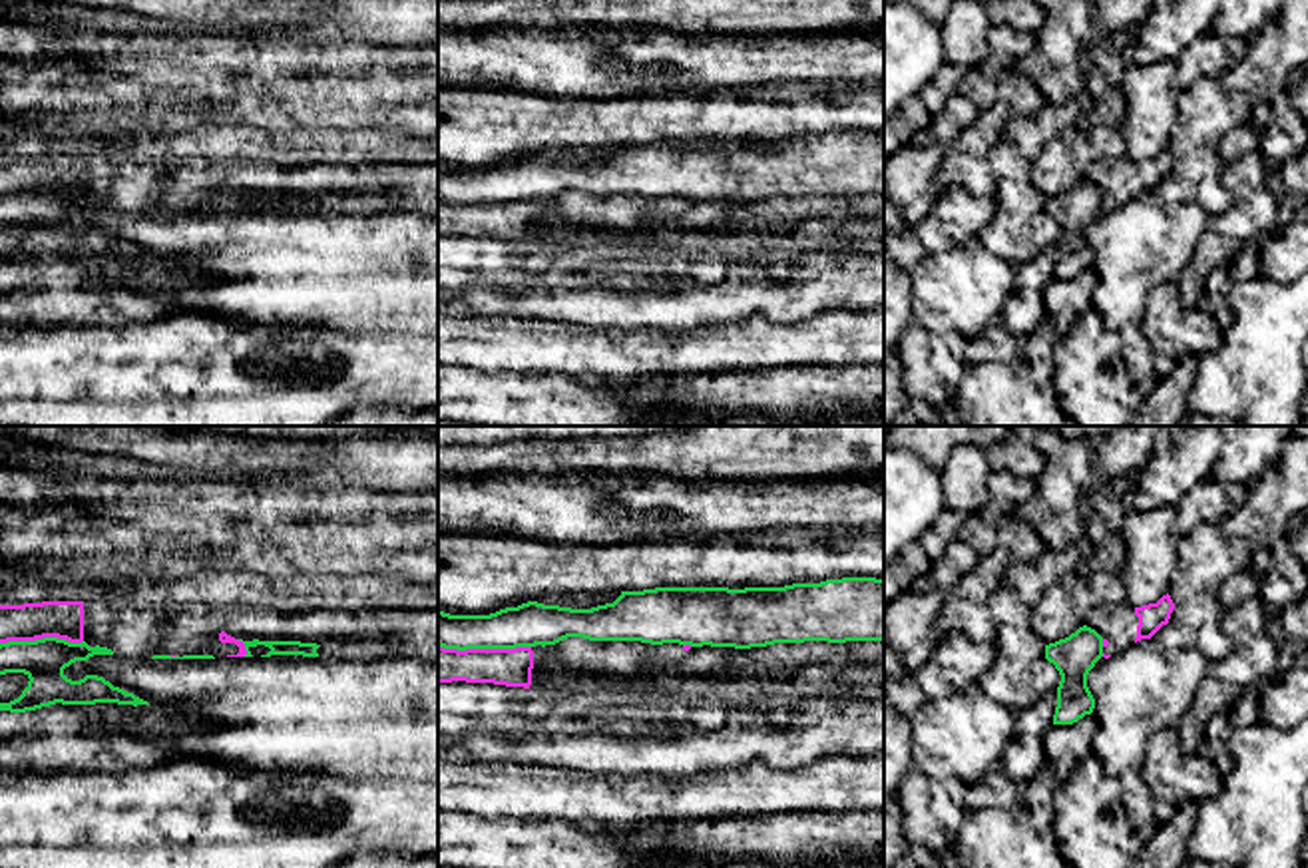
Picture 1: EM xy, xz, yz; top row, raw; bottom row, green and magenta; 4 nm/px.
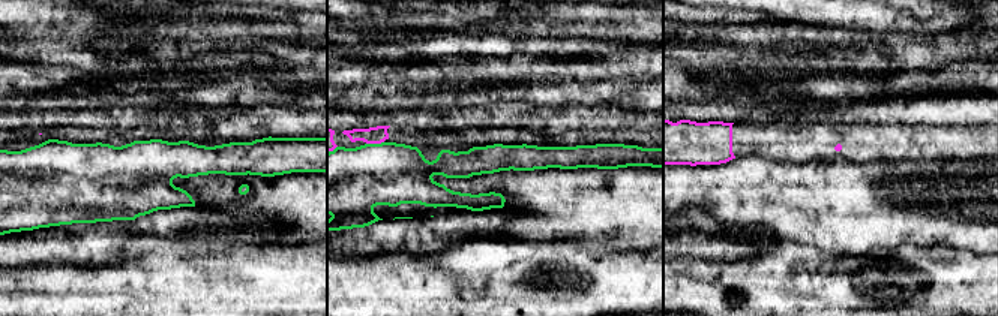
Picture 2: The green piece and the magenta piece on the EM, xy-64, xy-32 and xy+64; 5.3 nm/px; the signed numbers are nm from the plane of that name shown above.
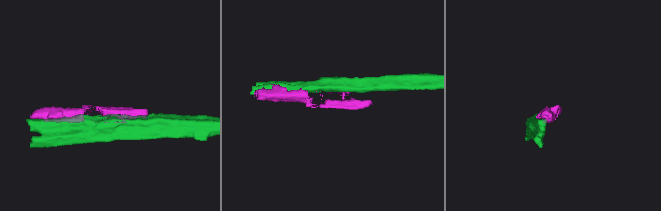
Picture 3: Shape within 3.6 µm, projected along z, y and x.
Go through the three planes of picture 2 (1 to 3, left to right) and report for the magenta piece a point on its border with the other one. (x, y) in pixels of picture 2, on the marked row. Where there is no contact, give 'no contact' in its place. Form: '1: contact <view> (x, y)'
1: no contact
2: contact xy-32 (374, 144)
3: no contact

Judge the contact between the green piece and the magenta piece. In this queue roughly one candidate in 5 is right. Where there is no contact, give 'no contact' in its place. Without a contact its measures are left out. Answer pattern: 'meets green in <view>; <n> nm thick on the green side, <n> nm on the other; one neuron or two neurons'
meets green in xz; 180 nm thick on the green side, 160 nm on the other; two neurons

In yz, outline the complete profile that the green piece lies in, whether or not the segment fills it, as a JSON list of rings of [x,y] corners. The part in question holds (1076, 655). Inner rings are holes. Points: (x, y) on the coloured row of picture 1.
[[[1083,625],[1075,633],[1045,645],[1045,659],[1061,675],[1053,725],[1073,725],[1095,709],[1087,675],[1103,657],[1103,637]]]

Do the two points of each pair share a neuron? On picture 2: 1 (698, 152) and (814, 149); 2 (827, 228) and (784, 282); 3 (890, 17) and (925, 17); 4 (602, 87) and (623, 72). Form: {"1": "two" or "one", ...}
{"1": "one", "2": "two", "3": "one", "4": "one"}

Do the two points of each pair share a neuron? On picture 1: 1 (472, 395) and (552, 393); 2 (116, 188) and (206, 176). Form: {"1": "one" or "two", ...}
{"1": "one", "2": "one"}

